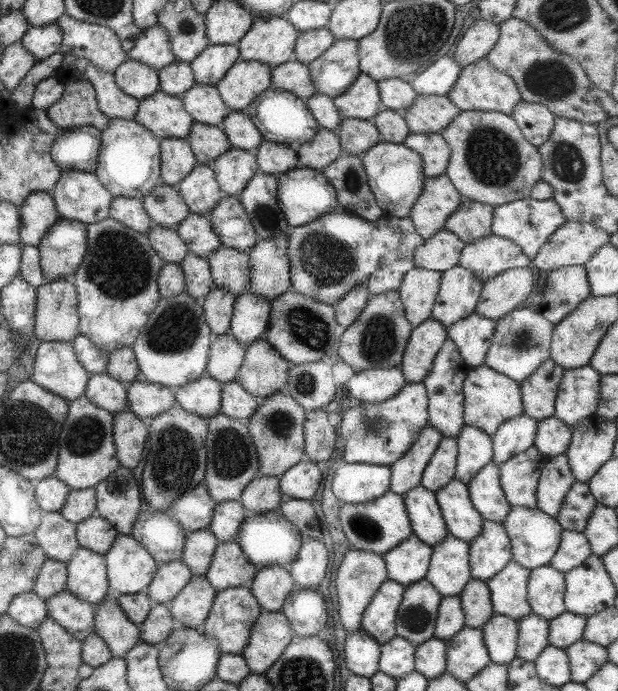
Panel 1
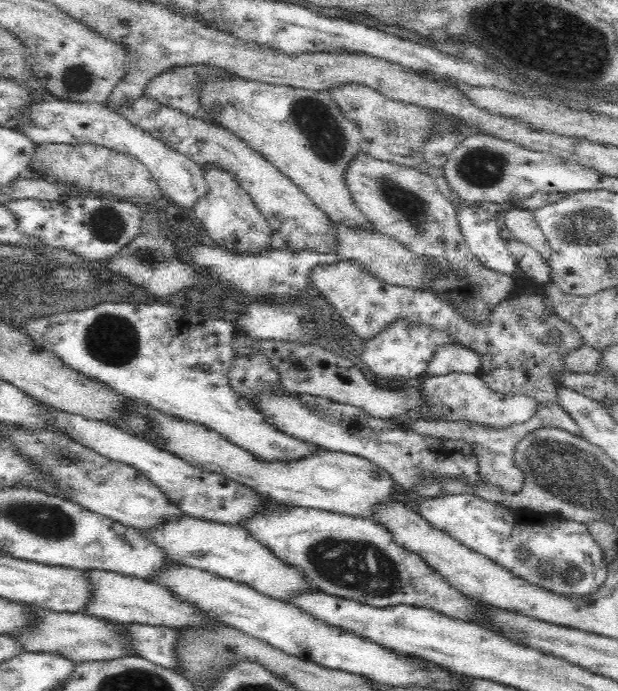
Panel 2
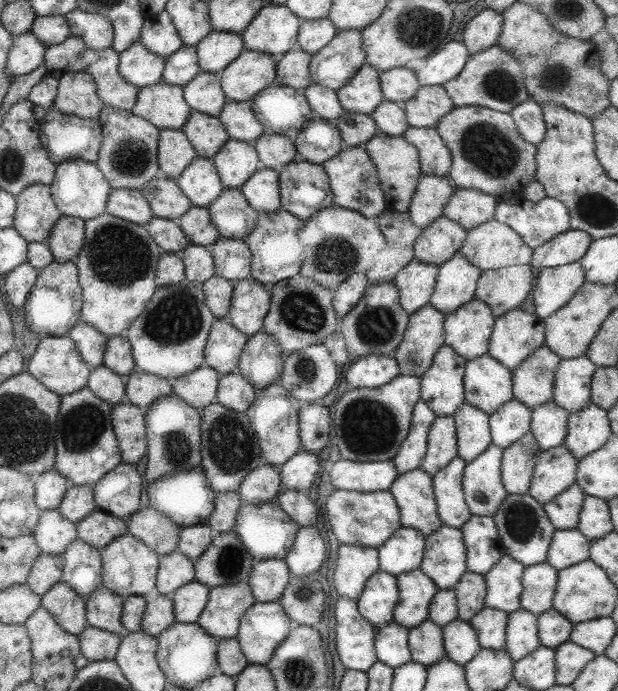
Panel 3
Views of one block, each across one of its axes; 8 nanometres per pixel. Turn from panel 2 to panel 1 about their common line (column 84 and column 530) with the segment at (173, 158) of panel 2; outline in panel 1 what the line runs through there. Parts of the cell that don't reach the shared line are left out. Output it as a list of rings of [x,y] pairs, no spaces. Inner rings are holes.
[[[521,99],[510,115],[529,144],[538,147],[547,142],[554,127],[555,116],[545,106]]]

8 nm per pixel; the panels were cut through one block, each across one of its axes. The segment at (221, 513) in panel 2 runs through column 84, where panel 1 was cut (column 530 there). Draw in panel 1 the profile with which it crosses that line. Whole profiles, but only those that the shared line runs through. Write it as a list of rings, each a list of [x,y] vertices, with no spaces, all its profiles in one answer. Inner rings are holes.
[[[524,413],[502,422],[491,436],[493,464],[499,466],[531,447],[536,426],[537,422]]]

